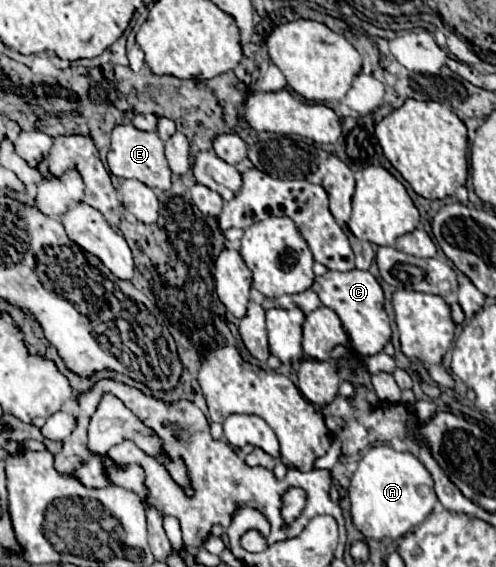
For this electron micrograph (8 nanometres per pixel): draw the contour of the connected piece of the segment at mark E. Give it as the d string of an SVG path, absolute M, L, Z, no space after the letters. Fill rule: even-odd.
M117 125L111 133L111 147L107 153L109 173L125 179L137 179L151 189L167 191L171 187L171 171L163 153L163 141L157 133L137 131L133 125Z

